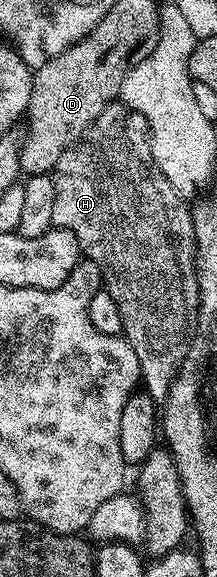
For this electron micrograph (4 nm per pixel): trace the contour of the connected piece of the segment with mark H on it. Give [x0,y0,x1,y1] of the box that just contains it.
[53,102,199,402]

